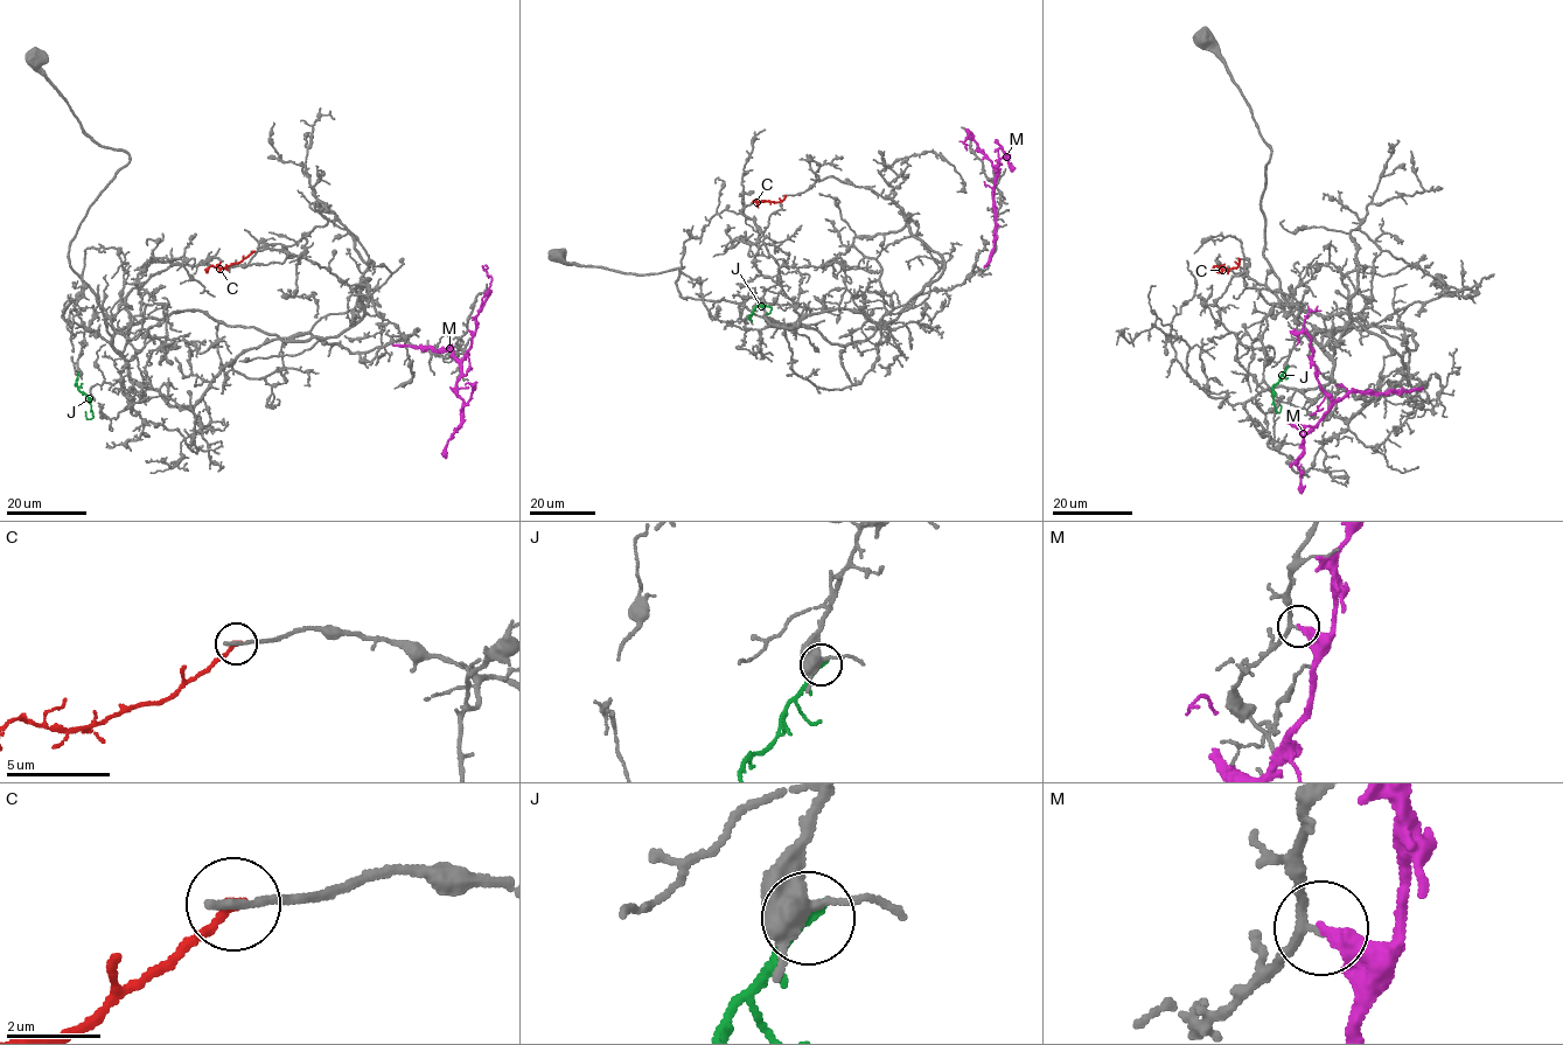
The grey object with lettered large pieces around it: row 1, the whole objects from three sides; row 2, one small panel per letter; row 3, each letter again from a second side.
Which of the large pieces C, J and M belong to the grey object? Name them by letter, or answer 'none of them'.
none of them

